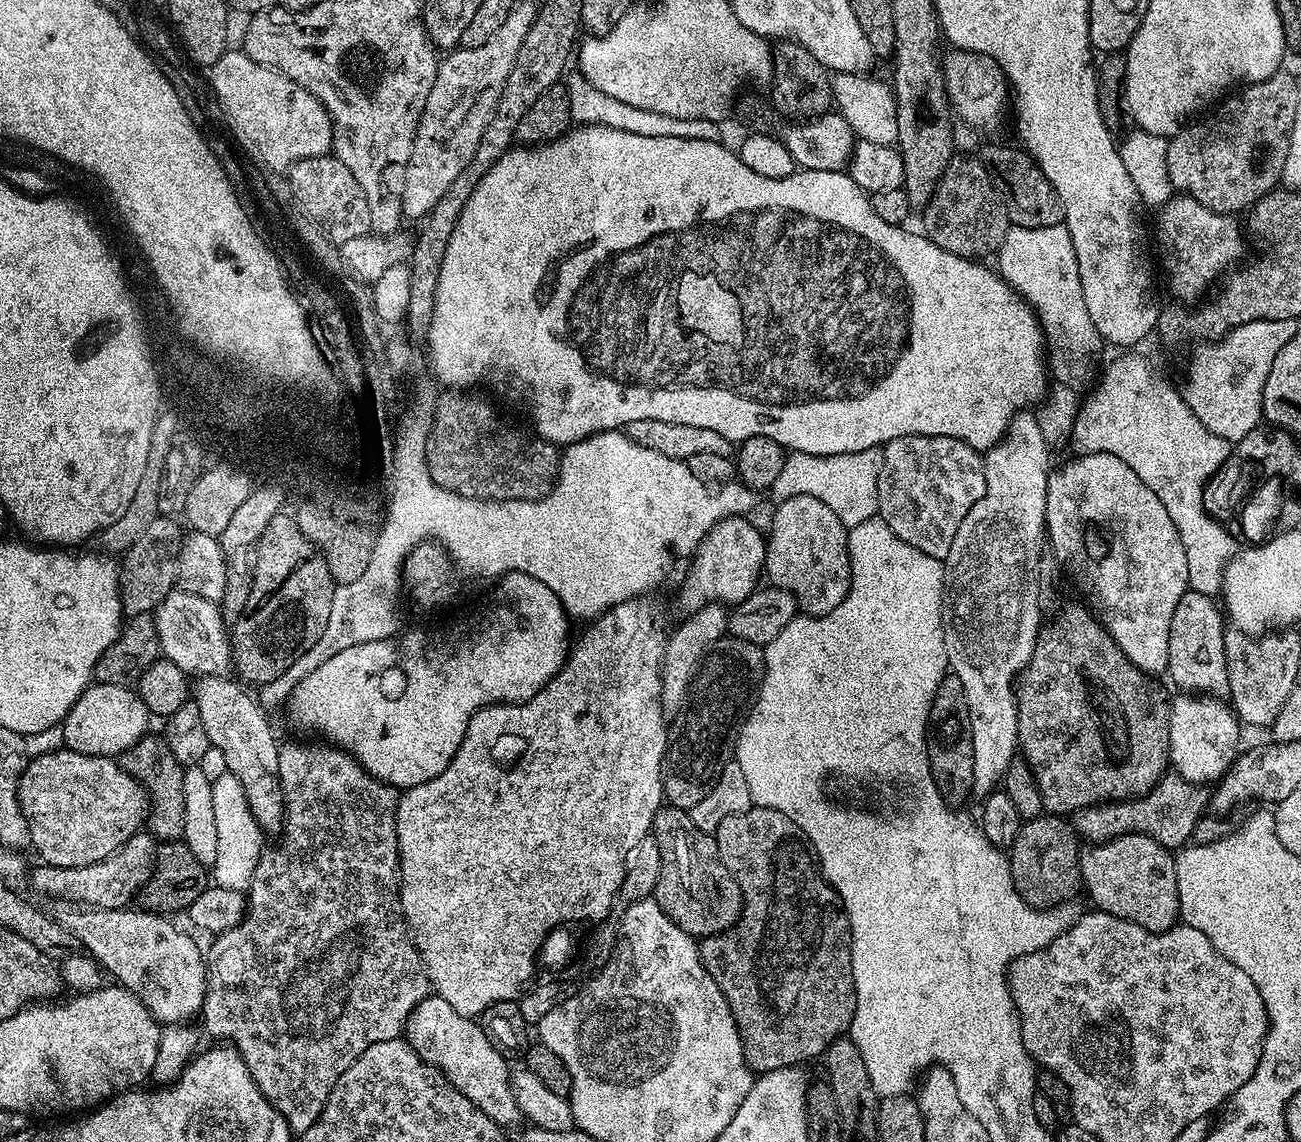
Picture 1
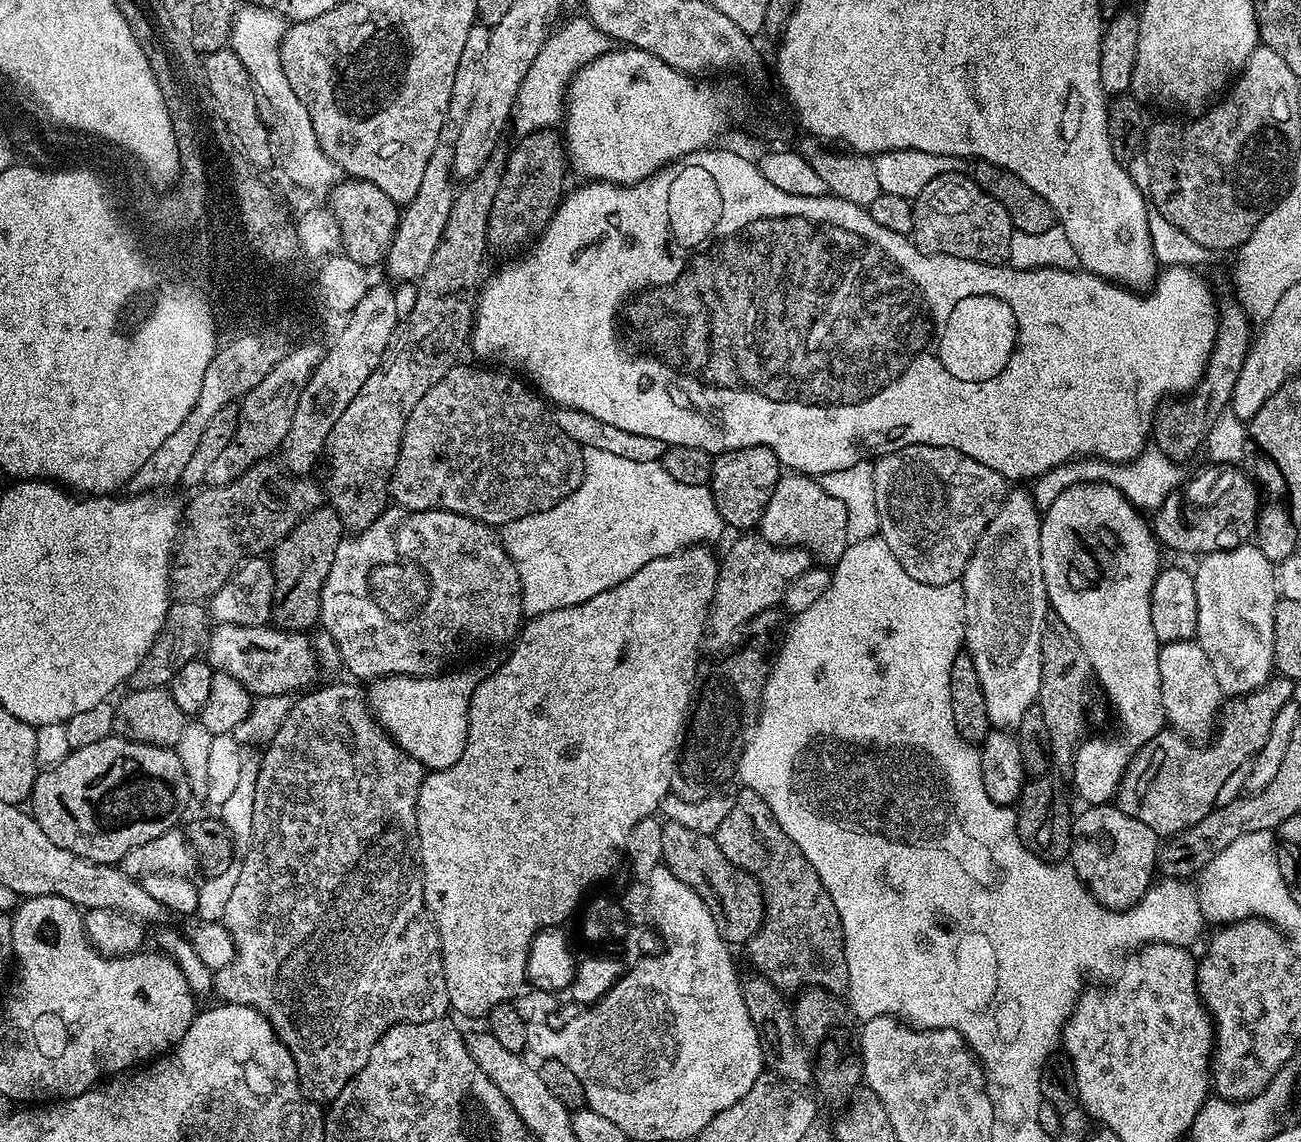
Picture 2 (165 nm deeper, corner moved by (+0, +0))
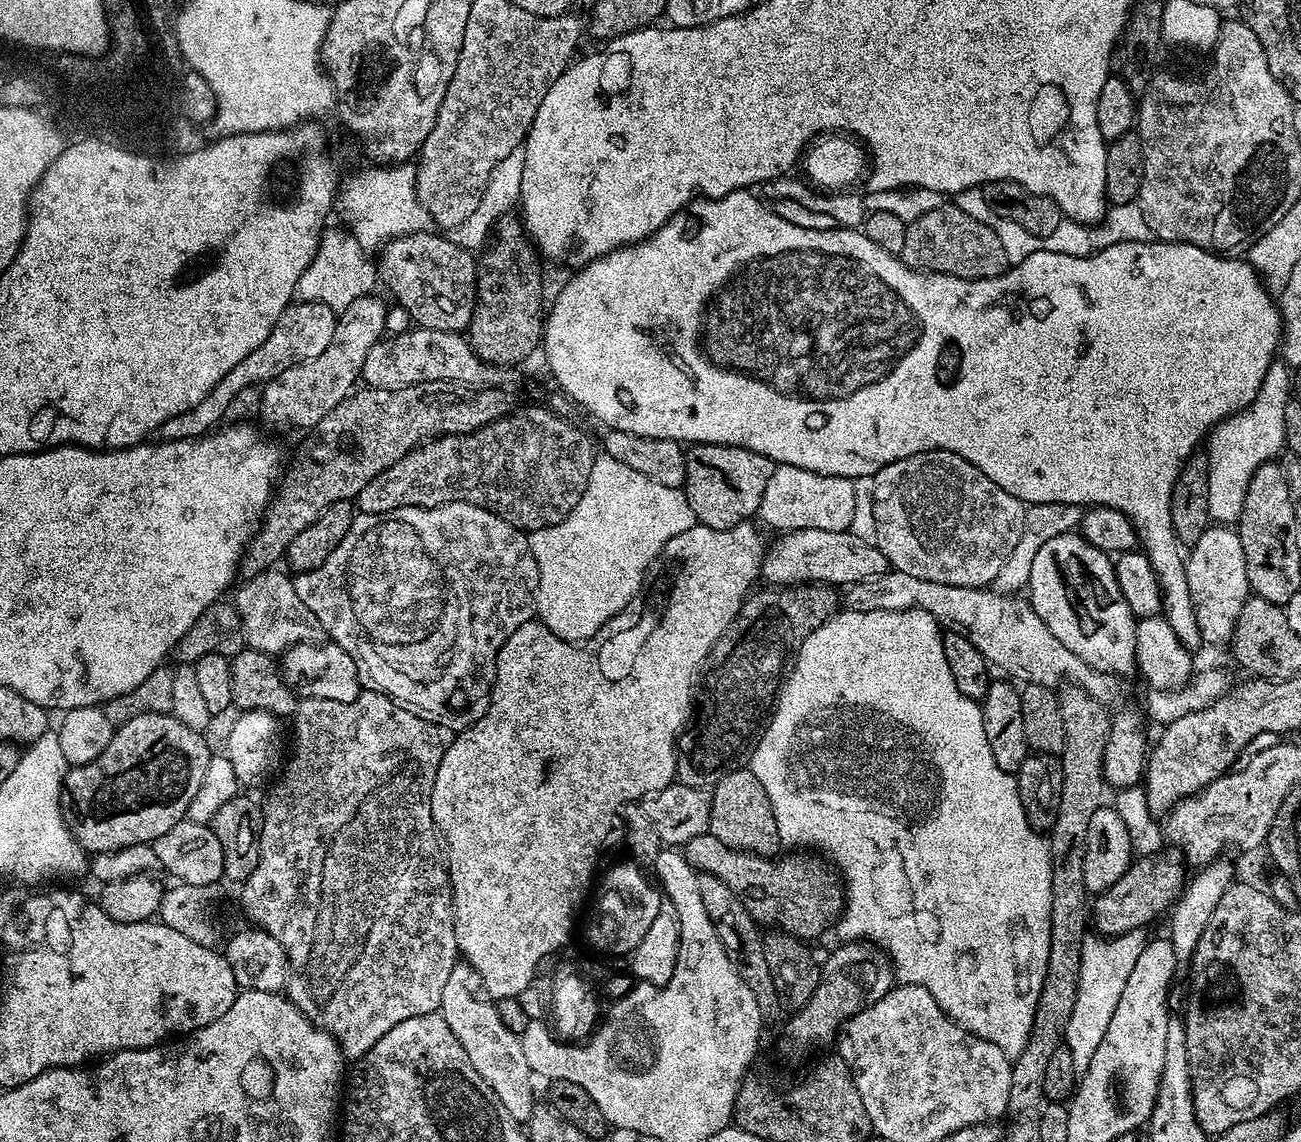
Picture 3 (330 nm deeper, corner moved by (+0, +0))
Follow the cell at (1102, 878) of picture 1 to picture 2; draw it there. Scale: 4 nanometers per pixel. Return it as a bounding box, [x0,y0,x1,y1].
[1070,803,1158,908]

